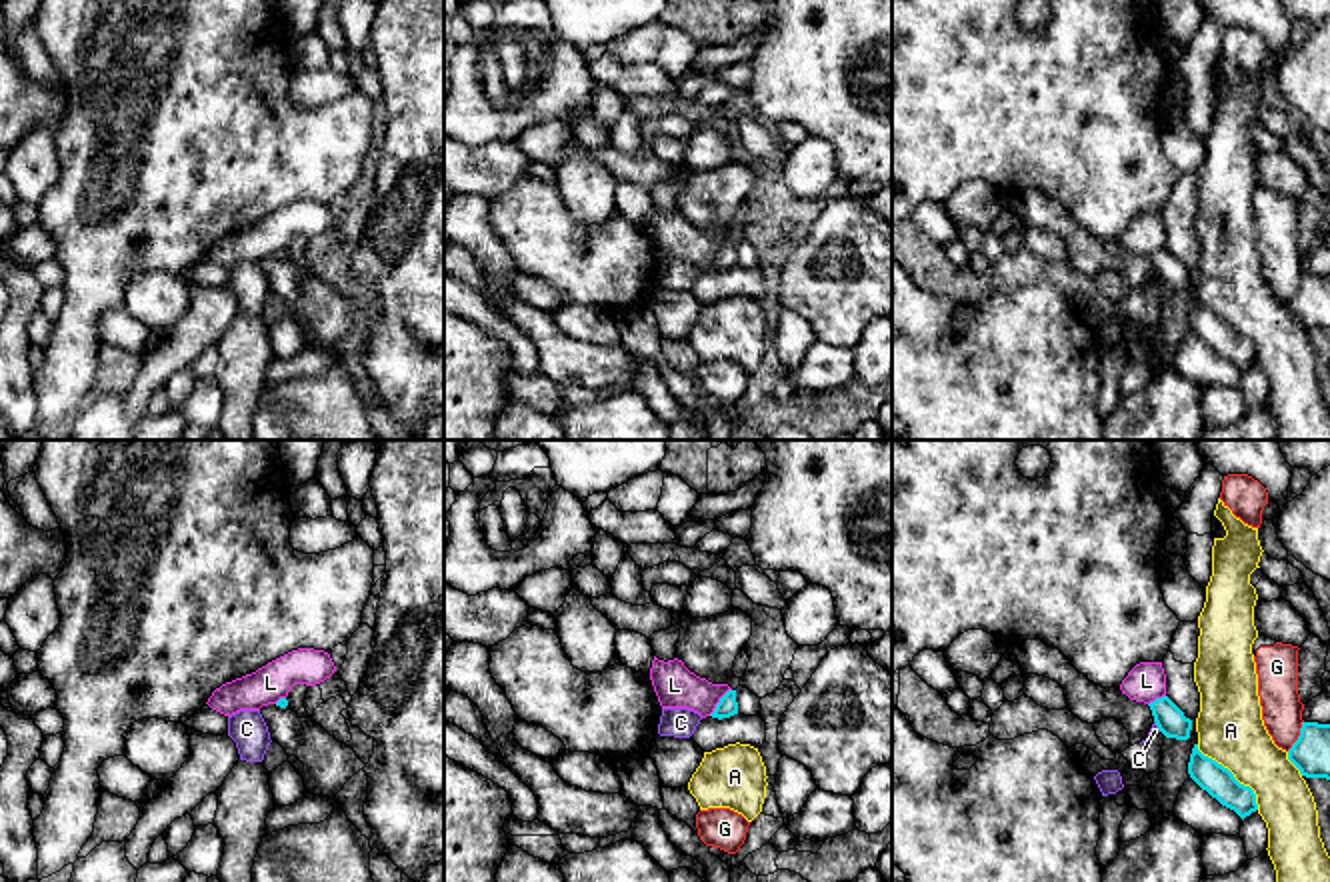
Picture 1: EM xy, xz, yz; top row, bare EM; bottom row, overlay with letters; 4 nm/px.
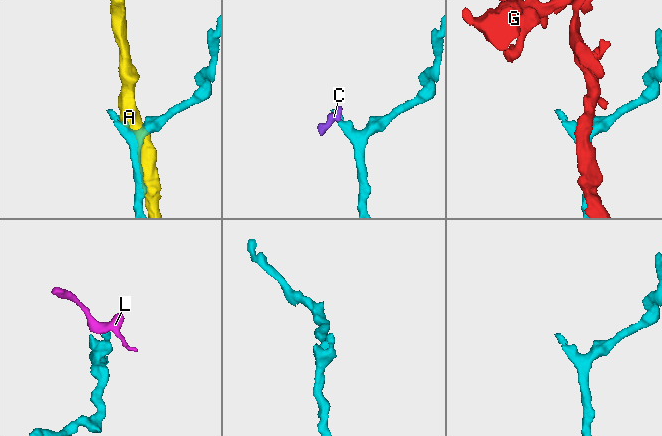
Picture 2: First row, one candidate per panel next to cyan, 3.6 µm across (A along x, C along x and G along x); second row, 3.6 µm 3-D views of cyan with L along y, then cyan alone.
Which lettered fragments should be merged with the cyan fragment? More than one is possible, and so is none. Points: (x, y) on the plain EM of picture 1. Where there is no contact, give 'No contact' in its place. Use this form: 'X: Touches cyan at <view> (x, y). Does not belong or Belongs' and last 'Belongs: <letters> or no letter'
A: Touches cyan at yz (1232, 326). Does not belong
C: Touches cyan at yz (1156, 276). Belongs
G: Touches cyan at yz (1298, 288). Does not belong
L: Touches cyan at xz (718, 254). Does not belong
Belongs: C

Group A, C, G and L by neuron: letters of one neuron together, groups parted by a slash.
A / C / G / L

